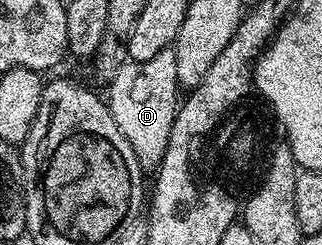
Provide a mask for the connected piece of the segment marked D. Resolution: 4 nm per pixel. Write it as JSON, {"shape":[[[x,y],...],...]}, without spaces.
{"shape":[[[175,47],[164,48],[149,60],[133,60],[121,64],[109,84],[112,85],[108,88],[106,103],[118,130],[122,130],[126,142],[130,142],[134,154],[140,159],[141,168],[159,168],[170,142],[170,130],[174,126],[178,107],[176,92],[181,91]]]}

